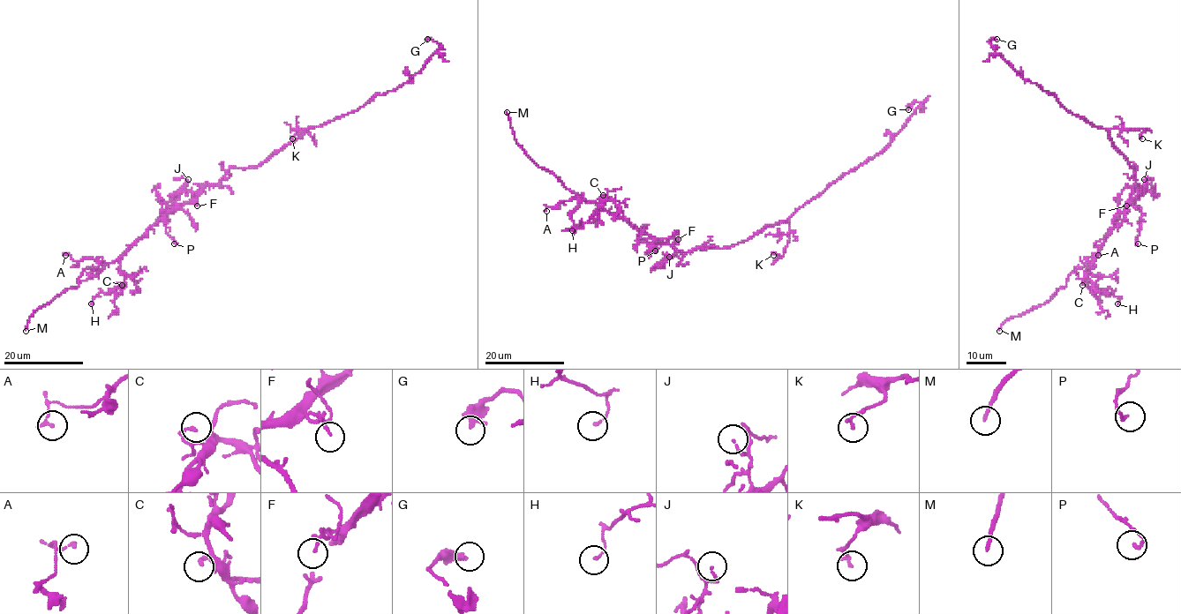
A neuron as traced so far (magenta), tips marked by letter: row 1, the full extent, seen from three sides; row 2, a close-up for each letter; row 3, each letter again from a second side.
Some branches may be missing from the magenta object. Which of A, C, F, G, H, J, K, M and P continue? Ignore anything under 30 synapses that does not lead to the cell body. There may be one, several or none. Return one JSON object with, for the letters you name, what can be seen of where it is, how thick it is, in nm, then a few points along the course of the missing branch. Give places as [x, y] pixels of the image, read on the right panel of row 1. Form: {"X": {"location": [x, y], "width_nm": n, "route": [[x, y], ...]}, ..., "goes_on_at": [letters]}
{"M": {"location": [999, 331], "width_nm": 140, "route": [[999, 331], [1000, 343], [996, 340], [1000, 336]]}, "goes_on_at": ["M"]}

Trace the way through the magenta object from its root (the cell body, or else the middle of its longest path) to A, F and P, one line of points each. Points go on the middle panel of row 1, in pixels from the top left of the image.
A: (710, 248), (677, 251), (584, 199), (560, 201), (554, 207), (546, 206), (546, 211)
F: (710, 248), (679, 251), (673, 246), (678, 239)
P: (710, 248), (677, 251), (668, 243), (658, 241), (654, 248), (645, 254), (656, 248), (655, 250)

